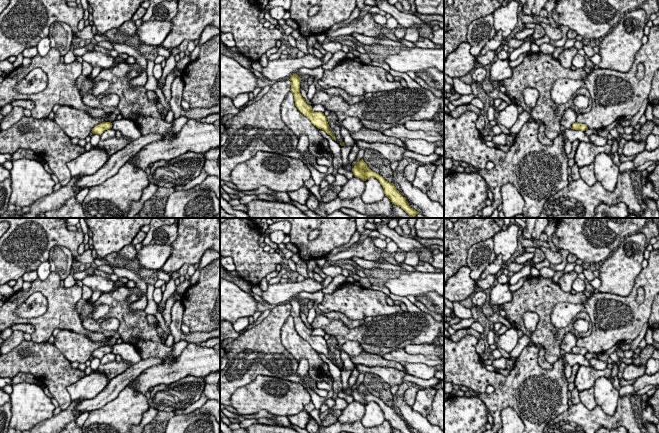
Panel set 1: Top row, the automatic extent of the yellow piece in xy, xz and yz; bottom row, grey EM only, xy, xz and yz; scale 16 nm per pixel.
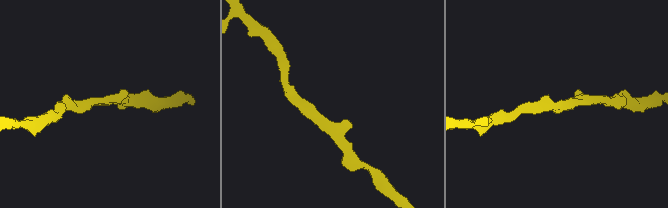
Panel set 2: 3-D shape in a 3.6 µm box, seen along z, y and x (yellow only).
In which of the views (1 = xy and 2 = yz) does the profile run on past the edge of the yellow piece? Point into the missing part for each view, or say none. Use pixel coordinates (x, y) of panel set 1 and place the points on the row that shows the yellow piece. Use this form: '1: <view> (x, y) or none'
1: none
2: none

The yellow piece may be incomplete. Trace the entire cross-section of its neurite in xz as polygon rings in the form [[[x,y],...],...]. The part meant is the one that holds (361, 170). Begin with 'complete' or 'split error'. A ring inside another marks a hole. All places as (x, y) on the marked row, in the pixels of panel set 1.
complete; [[[363,159],[358,161],[354,165],[354,167],[352,168],[352,172],[355,177],[358,177],[363,181],[366,181],[369,178],[376,178],[382,185],[385,196],[391,200],[392,204],[401,207],[412,218],[414,218],[418,214],[415,209],[409,206],[406,198],[399,193],[393,183],[386,181],[381,175],[372,171]]]

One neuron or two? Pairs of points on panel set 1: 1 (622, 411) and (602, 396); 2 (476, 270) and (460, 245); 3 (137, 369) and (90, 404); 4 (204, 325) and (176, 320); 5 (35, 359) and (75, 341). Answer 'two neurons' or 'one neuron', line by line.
1: two neurons
2: two neurons
3: one neuron
4: two neurons
5: two neurons

